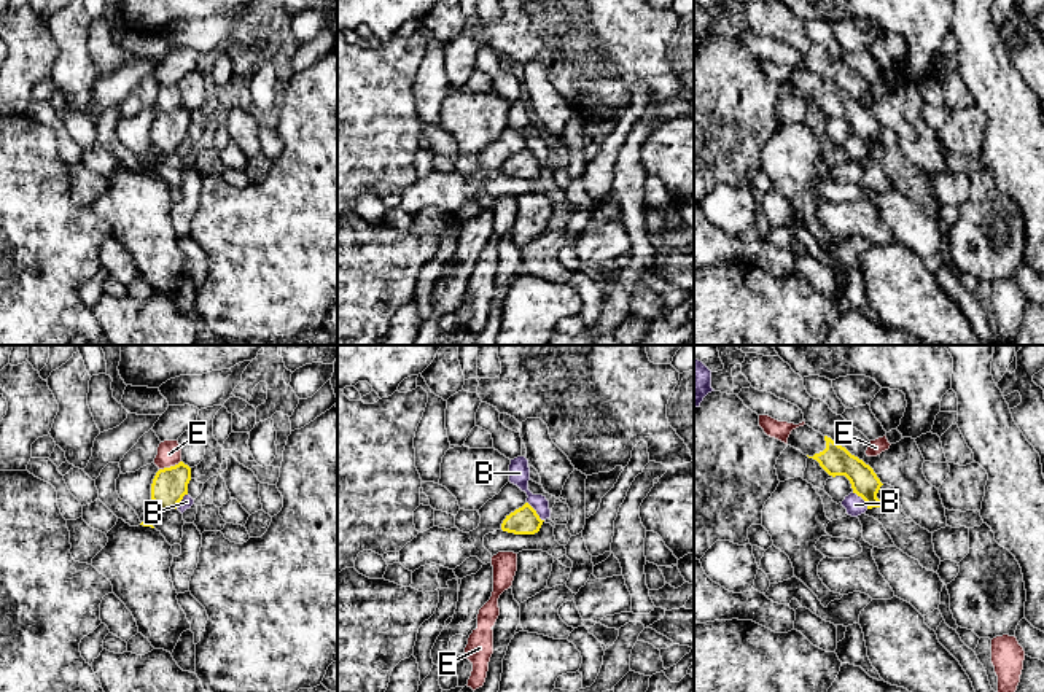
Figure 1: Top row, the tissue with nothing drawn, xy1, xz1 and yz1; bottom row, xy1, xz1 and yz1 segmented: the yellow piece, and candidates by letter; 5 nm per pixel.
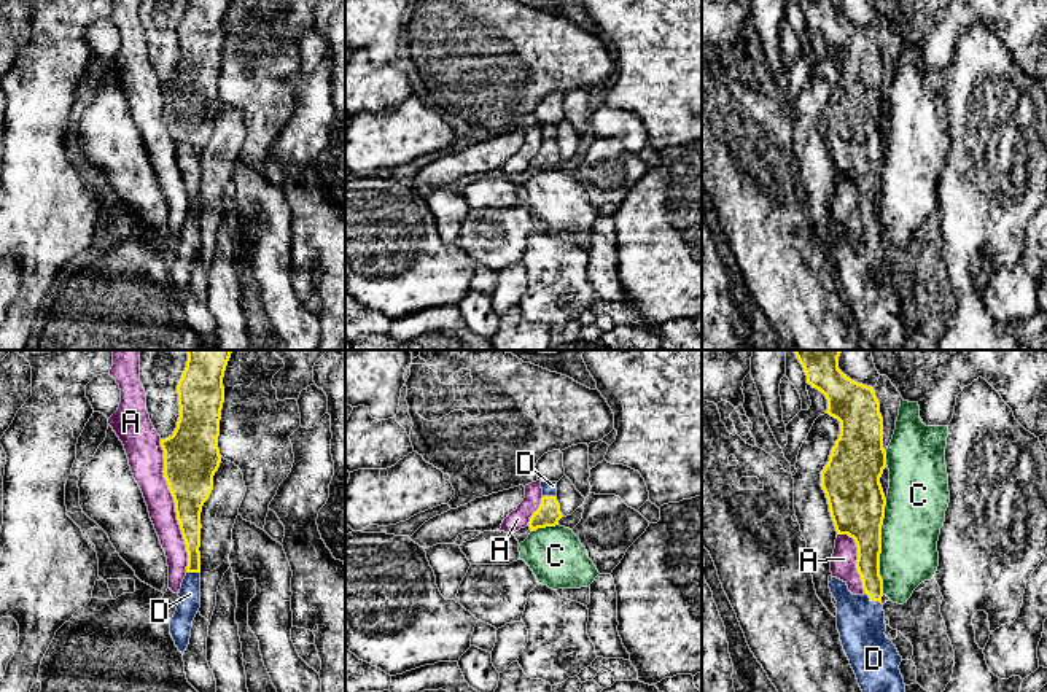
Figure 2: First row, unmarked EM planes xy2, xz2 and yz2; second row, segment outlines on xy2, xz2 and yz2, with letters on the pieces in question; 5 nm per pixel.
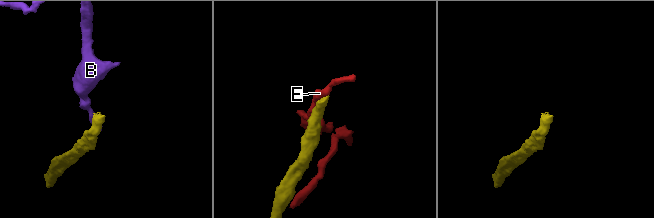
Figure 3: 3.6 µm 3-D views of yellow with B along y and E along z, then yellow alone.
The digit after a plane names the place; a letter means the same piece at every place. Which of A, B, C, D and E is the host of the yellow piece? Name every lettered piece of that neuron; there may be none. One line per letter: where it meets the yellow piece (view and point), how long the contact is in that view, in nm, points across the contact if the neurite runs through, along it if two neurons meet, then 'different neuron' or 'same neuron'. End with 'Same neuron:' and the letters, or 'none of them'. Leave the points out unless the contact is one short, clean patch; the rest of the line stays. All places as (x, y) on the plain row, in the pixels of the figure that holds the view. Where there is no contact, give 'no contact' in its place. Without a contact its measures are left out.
A: meets yellow in xy2 at (175, 150); contact 700 nm long; different neuron
B: meets yellow in xz1 at (535, 155); contact 130 nm long; border along xz1 (527, 145), (543, 164); different neuron
C: meets yellow in yz2 at (880, 190); contact 480 nm long; different neuron
D: meets yellow in yz2 at (872, 244); contact 110 nm long; runs through yz2 (867, 207), (872, 225), (872, 244), (861, 260), (861, 268); same neuron
E: meets yellow in xy1 at (171, 110); contact 120 nm long; border along xy1 (180, 104), (159, 113); different neuron
Same neuron: D

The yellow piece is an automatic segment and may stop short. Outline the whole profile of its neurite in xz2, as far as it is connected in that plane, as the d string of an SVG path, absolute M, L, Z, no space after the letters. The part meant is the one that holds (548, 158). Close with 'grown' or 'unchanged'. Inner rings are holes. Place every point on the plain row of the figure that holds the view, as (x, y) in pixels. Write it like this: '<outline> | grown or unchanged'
M541 126L543 142L536 156L530 161L528 170L531 175L546 170L559 169L563 161L557 145L557 126Z | grown

